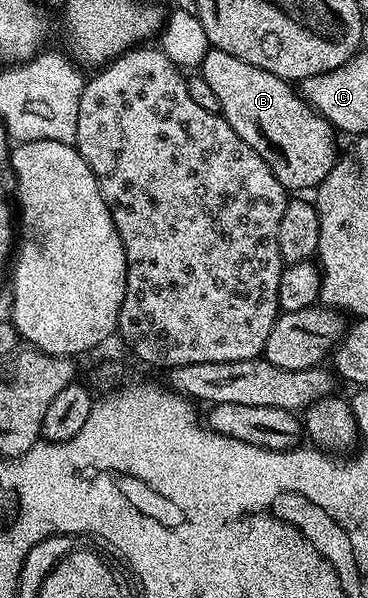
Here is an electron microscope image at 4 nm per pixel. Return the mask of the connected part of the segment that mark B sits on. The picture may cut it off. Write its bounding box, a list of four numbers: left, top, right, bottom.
[198,48,338,191]

